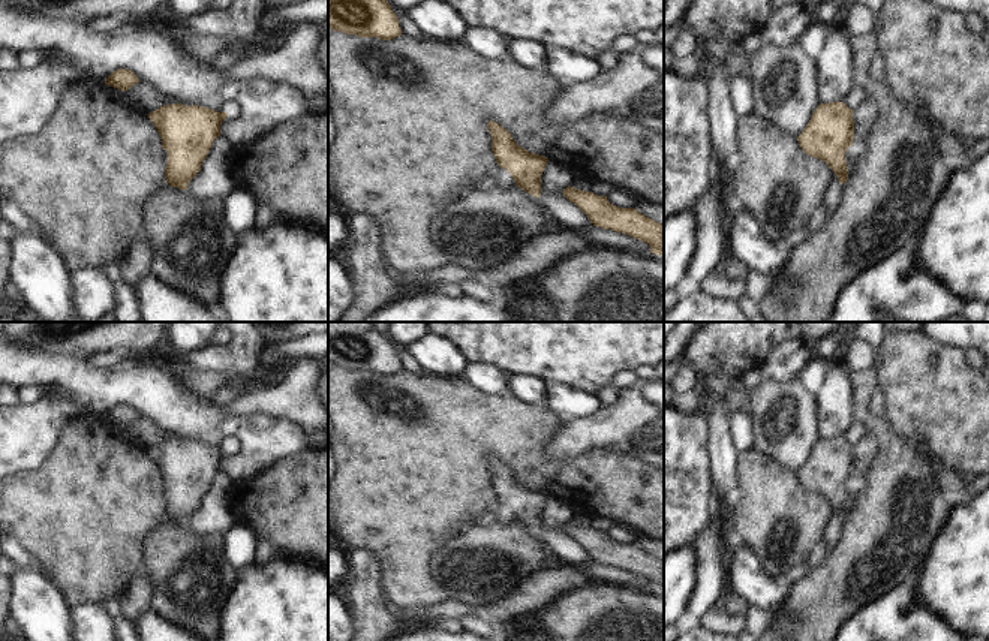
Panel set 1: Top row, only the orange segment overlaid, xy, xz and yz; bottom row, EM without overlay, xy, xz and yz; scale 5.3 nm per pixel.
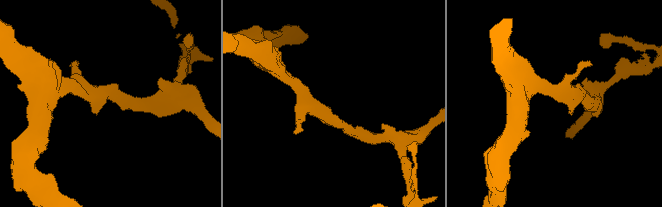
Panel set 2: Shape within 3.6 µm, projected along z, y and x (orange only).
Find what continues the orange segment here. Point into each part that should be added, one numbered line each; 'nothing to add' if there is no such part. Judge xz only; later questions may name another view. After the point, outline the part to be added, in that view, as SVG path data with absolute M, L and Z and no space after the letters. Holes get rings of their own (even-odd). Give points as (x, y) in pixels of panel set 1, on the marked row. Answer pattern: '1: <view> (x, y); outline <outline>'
1: xz (502, 177); outline M494 162L494 163L496 163L496 166L497 166L497 175L496 175L494 181L499 183L499 184L509 184L509 186L515 184L514 178L509 175L509 172L508 172L506 169L500 168L500 166L497 165L497 162Z

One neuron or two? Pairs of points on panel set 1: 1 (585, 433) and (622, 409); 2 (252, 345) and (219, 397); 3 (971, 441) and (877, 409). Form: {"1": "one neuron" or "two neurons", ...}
{"1": "one neuron", "2": "two neurons", "3": "two neurons"}

